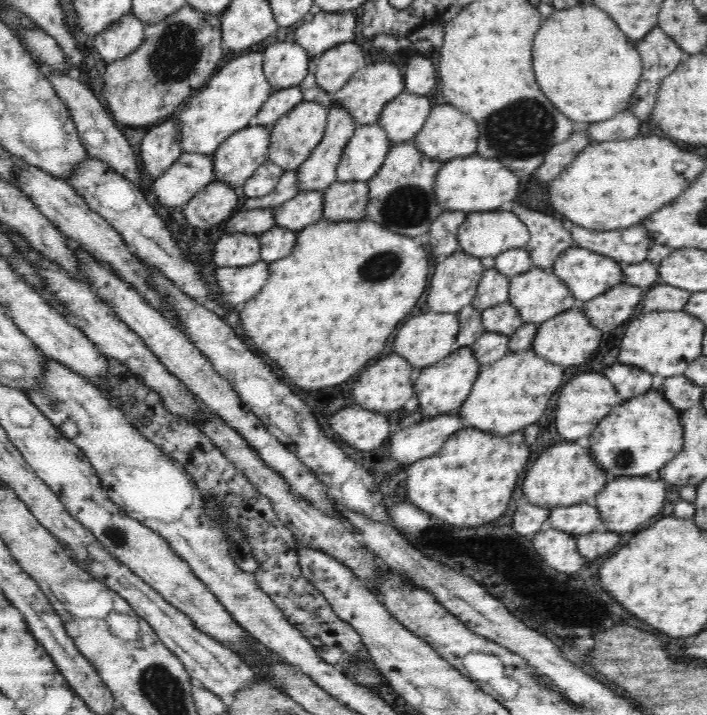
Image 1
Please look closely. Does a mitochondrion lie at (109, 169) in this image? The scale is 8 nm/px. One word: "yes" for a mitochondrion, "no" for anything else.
no

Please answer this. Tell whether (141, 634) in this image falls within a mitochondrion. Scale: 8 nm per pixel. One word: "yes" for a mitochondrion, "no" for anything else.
no

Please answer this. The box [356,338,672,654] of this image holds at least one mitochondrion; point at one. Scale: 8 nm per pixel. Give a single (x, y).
(621, 458)

